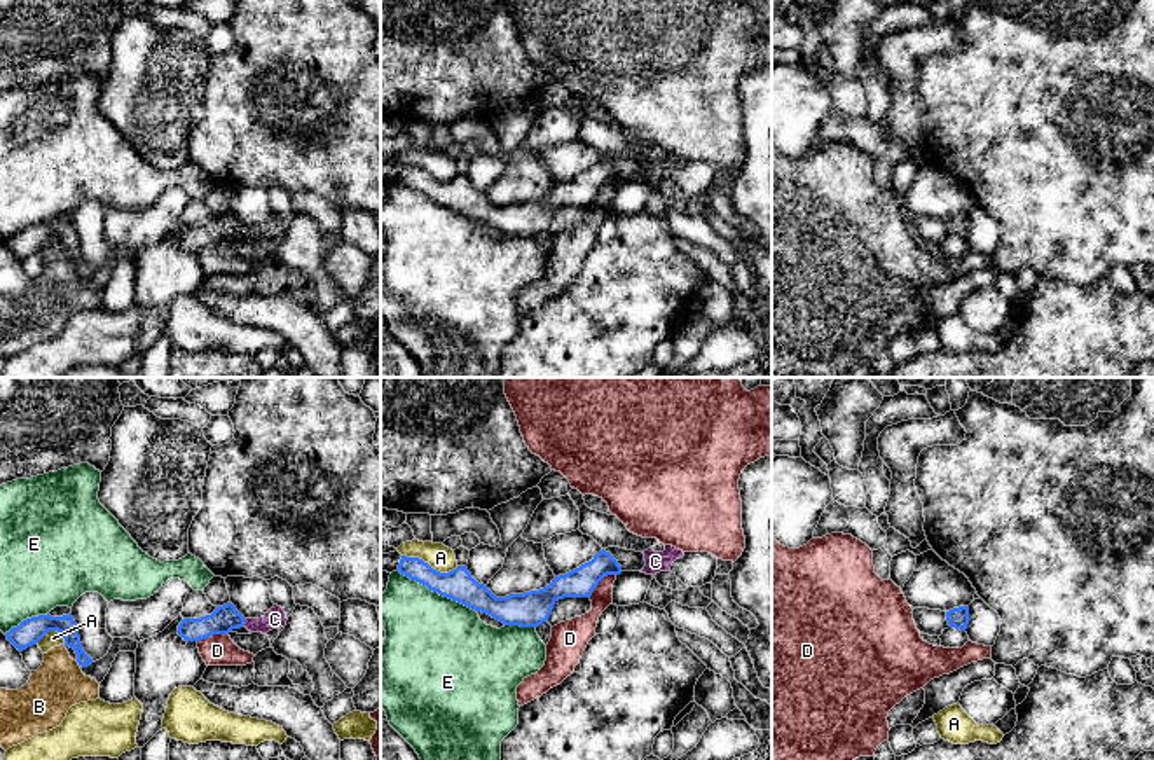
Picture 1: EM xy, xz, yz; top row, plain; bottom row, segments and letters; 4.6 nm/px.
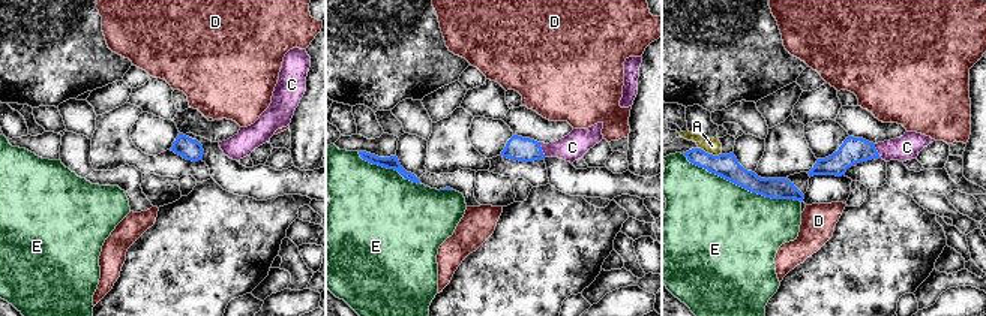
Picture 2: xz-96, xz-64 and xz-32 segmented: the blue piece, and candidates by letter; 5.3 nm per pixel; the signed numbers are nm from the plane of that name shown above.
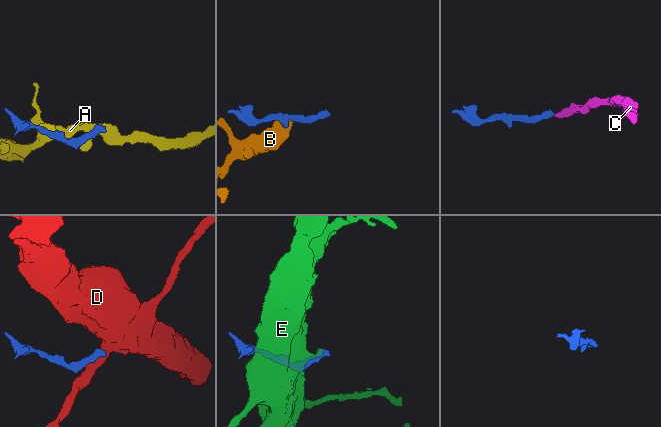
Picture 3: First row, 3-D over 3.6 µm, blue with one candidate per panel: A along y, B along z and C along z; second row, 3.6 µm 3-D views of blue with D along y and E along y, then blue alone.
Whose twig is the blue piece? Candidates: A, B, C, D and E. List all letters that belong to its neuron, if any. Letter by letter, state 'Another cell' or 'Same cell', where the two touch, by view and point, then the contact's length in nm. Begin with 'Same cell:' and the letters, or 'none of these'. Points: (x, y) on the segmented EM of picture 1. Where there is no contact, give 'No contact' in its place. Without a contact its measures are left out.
Same cell: C
A: Another cell. Touches blue at xz (428, 565). Shared border 280 nm
B: Another cell. Touches blue at xy (79, 664). Shared border 40 nm
C: Same cell. Touches blue at xy (243, 622). Shared border 30 nm
D: Another cell. Touches blue at xz (599, 580). Shared border 170 nm
E: Another cell. Touches blue at xz (437, 591). Shared border 420 nm

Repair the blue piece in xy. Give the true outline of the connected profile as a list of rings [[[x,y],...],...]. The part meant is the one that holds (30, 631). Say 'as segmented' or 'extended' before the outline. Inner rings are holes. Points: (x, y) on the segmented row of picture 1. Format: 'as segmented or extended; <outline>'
as segmented; [[[72,613],[63,617],[38,615],[23,620],[17,627],[5,632],[7,639],[19,650],[37,645],[49,631],[58,631],[65,638],[65,646],[77,653],[77,662],[82,667],[93,664],[93,659],[84,652],[77,624]]]

